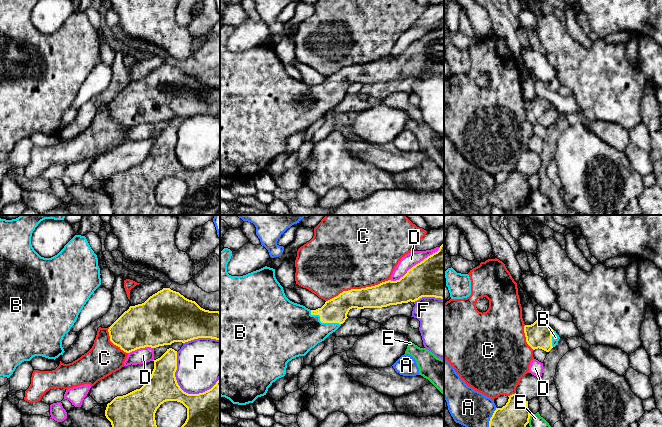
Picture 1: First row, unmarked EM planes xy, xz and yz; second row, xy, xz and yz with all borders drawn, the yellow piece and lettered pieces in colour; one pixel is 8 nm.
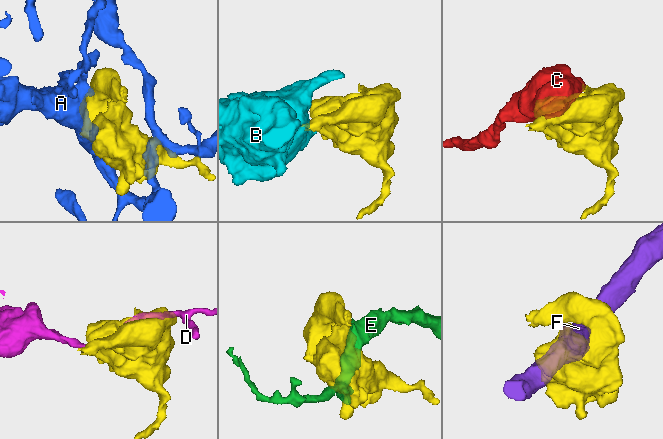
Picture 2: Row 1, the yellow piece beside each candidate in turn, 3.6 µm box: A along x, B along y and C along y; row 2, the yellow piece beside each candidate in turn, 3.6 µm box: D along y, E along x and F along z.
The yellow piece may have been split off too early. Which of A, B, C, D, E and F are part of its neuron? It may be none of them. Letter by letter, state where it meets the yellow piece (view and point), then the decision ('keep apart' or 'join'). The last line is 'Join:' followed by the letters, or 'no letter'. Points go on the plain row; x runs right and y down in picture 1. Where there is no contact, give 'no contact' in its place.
A: contact yz (491, 193); keep apart
B: contact xz (323, 98); join
C: contact xz (357, 65); keep apart
D: contact xz (416, 40); keep apart
E: contact yz (529, 194); keep apart
F: contact xy (181, 165); keep apart
Join: B

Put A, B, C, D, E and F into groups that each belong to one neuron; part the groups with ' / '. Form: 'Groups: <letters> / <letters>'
Groups: A / B / C / D / E / F

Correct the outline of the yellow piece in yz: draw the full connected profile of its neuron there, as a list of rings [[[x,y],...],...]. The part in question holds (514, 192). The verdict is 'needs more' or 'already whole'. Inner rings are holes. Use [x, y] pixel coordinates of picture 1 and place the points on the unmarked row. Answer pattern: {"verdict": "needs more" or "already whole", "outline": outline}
{"verdict": "already whole", "outline": [[[519,171],[508,172],[508,178],[502,184],[496,184],[489,197],[489,205],[509,213],[514,207],[525,207],[529,199],[528,177]]]}

